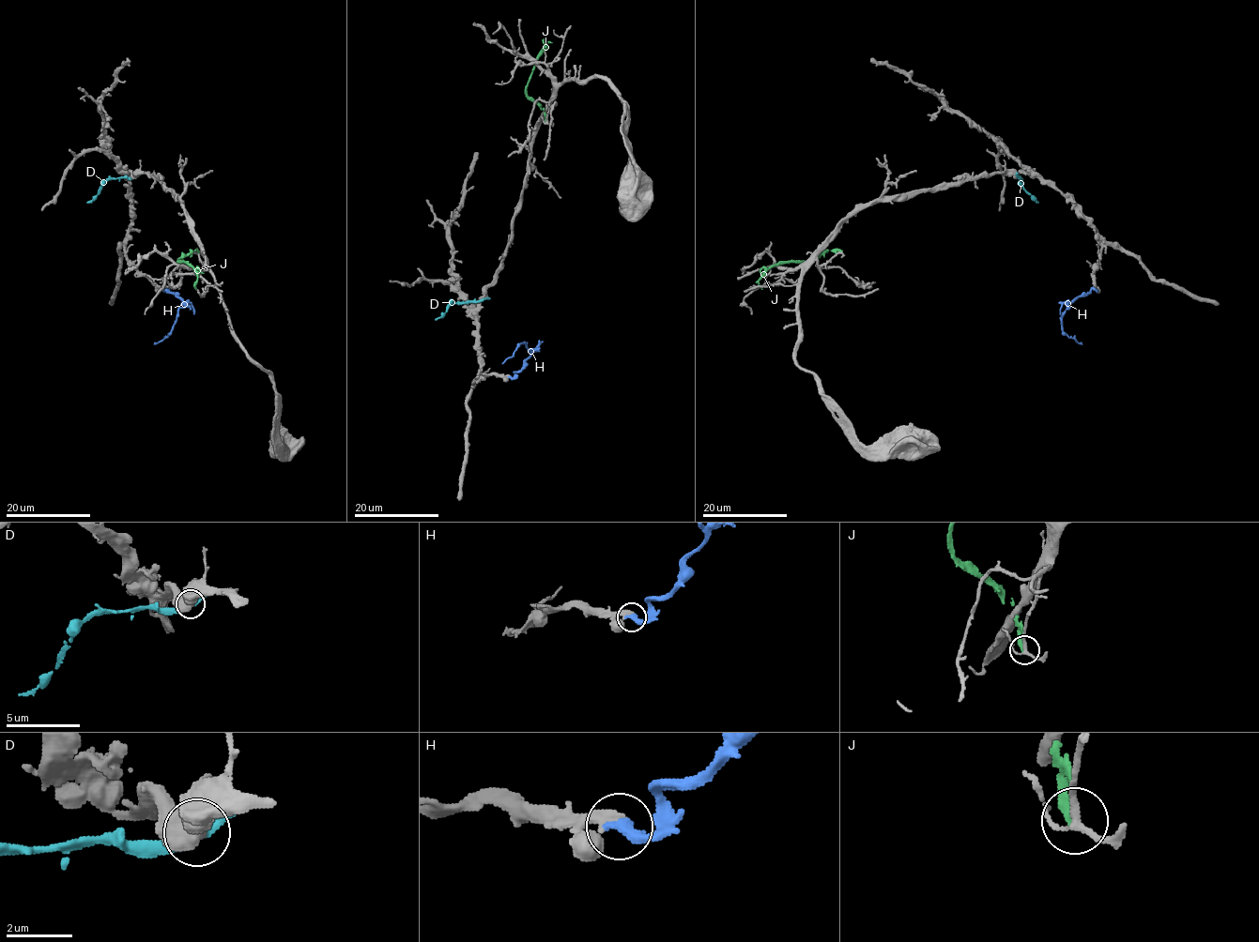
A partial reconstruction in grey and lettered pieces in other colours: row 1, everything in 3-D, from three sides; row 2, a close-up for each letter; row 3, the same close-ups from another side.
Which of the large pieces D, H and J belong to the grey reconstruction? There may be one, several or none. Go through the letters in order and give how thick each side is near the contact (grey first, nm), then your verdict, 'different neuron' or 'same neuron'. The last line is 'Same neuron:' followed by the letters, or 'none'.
D: calibres 600 and 320 nm; different neuron
H: calibres 400 and 340 nm; same neuron
J: calibres 170 and 240 nm; different neuron
Same neuron: H

